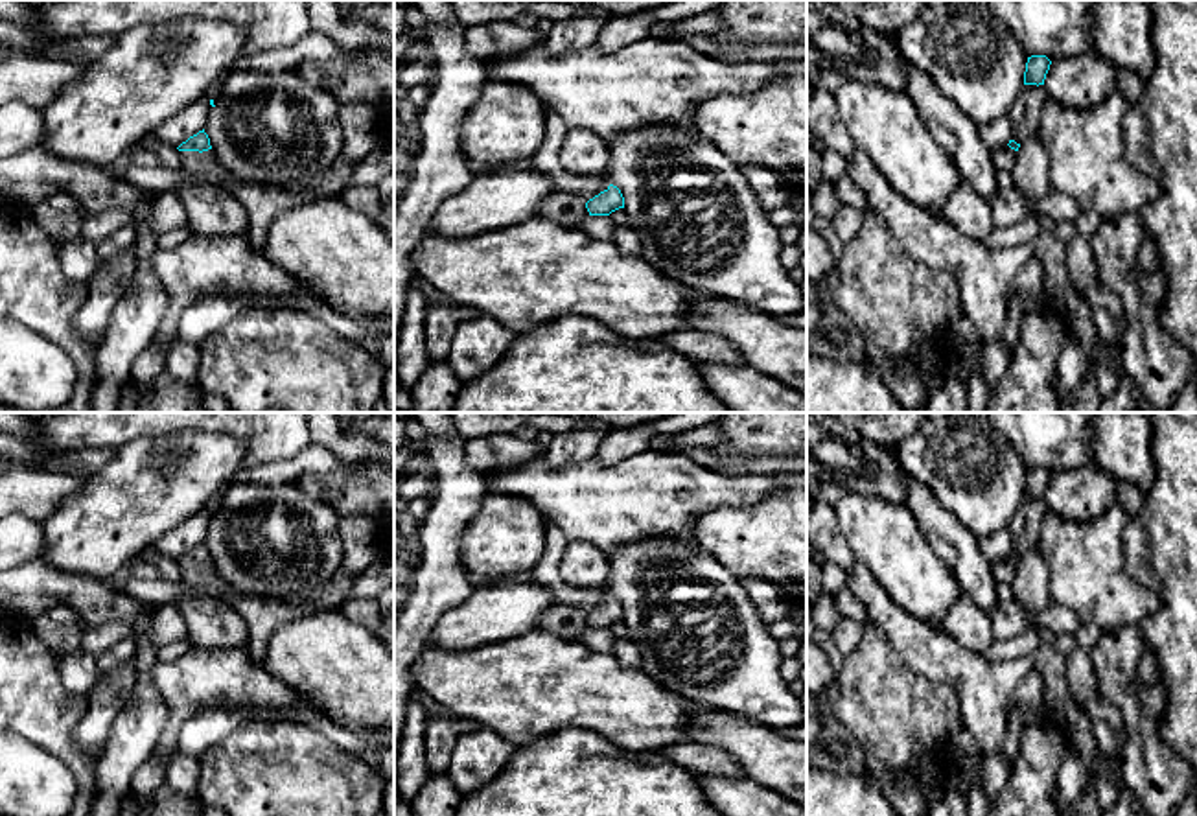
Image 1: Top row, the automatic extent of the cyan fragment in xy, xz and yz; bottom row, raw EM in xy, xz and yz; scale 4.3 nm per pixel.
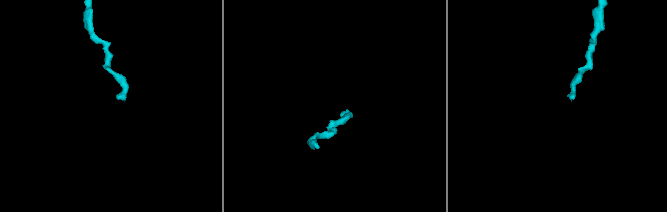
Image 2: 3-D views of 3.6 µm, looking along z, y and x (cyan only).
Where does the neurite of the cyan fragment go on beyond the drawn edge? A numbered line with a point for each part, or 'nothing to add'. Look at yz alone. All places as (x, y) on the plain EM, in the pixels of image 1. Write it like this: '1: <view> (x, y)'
nothing to add

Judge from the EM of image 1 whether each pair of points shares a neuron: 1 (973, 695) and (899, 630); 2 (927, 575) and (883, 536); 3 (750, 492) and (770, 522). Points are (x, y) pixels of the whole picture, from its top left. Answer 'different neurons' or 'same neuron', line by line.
1: same neuron
2: same neuron
3: different neurons

